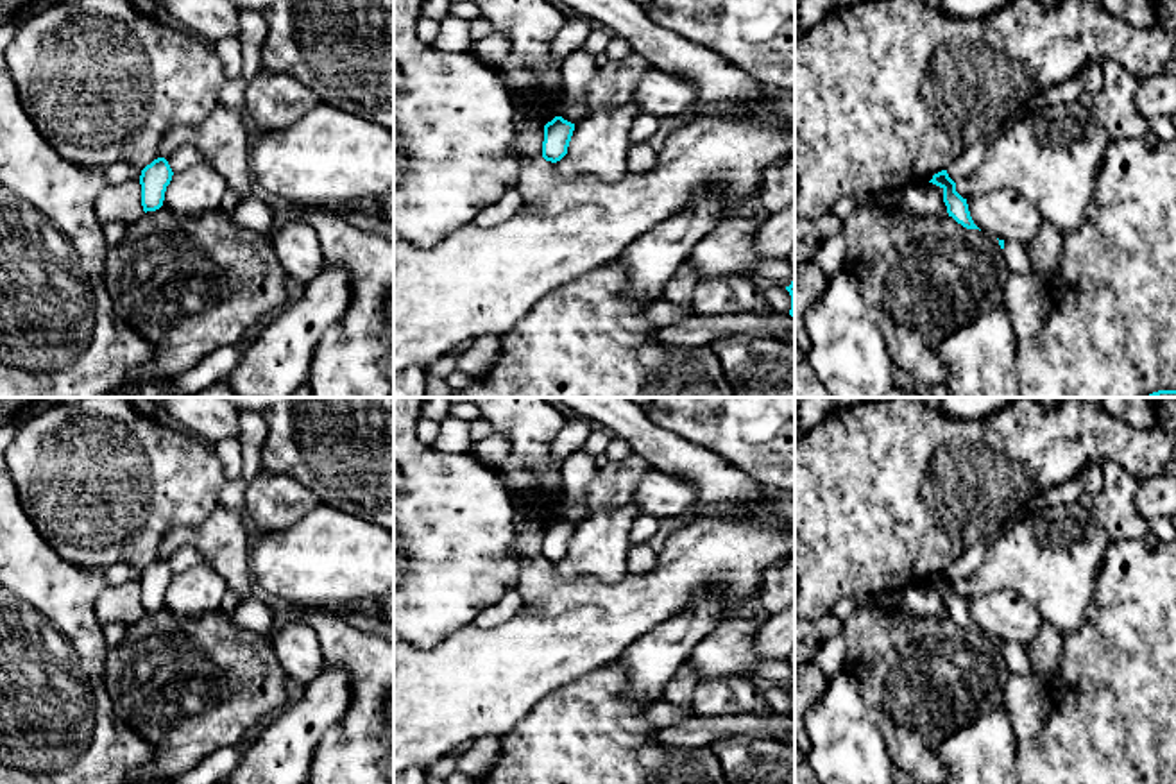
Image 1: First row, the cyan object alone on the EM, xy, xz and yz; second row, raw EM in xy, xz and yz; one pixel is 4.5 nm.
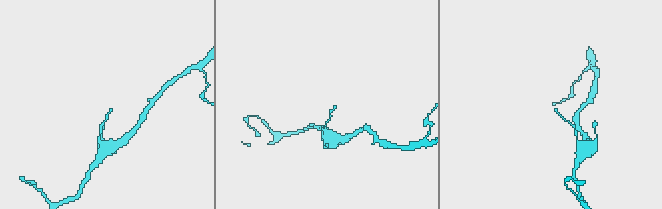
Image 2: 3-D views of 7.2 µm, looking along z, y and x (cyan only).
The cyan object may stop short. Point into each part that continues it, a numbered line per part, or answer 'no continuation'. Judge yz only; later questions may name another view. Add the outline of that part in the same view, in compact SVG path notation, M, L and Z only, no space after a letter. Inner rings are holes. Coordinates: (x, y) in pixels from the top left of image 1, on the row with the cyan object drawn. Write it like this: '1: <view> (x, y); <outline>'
no continuation

